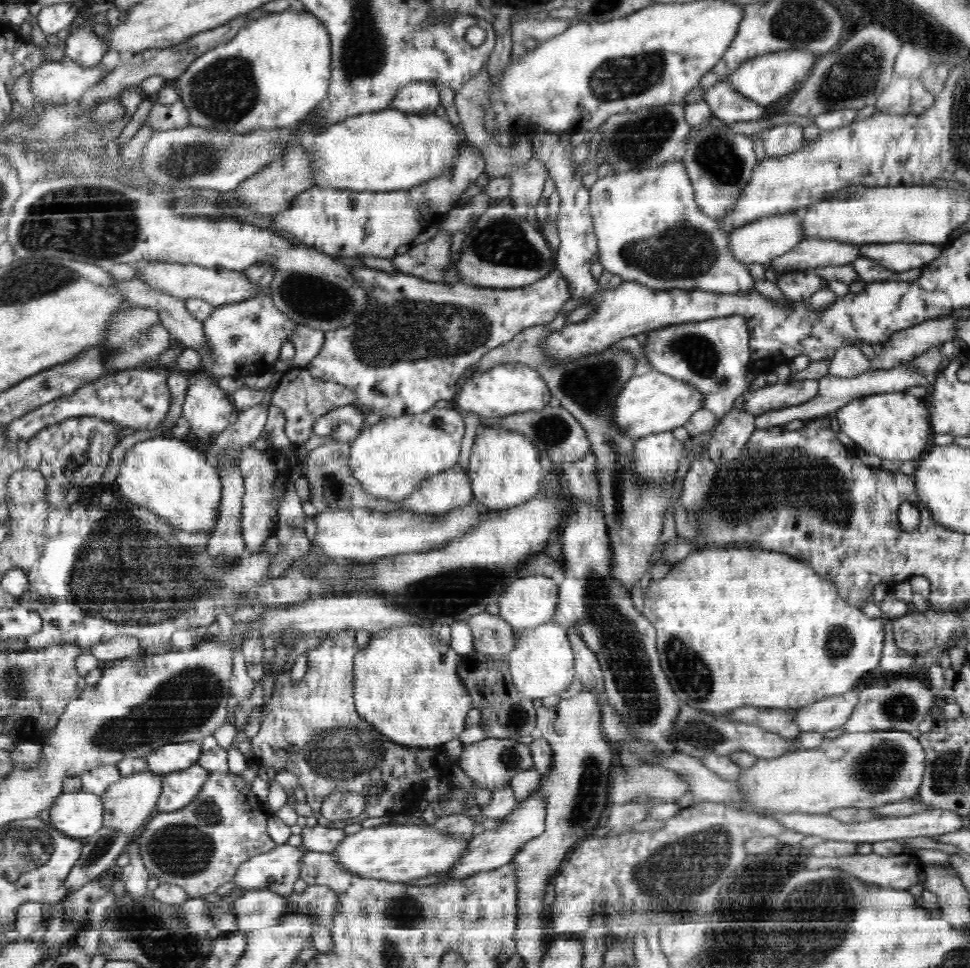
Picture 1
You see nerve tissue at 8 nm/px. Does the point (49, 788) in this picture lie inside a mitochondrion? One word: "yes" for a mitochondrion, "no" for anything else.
no

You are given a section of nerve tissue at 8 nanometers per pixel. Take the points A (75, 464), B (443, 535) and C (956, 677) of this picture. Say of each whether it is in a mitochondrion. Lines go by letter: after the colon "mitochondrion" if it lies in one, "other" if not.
A: other
B: other
C: other

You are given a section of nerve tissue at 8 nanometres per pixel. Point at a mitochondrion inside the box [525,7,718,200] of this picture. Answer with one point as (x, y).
(629, 75)

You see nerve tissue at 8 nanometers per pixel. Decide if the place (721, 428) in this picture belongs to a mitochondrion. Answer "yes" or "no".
no

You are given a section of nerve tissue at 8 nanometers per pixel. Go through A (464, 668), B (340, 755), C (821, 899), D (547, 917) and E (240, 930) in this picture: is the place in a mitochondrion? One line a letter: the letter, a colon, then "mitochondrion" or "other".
A: other
B: mitochondrion
C: mitochondrion
D: other
E: other

